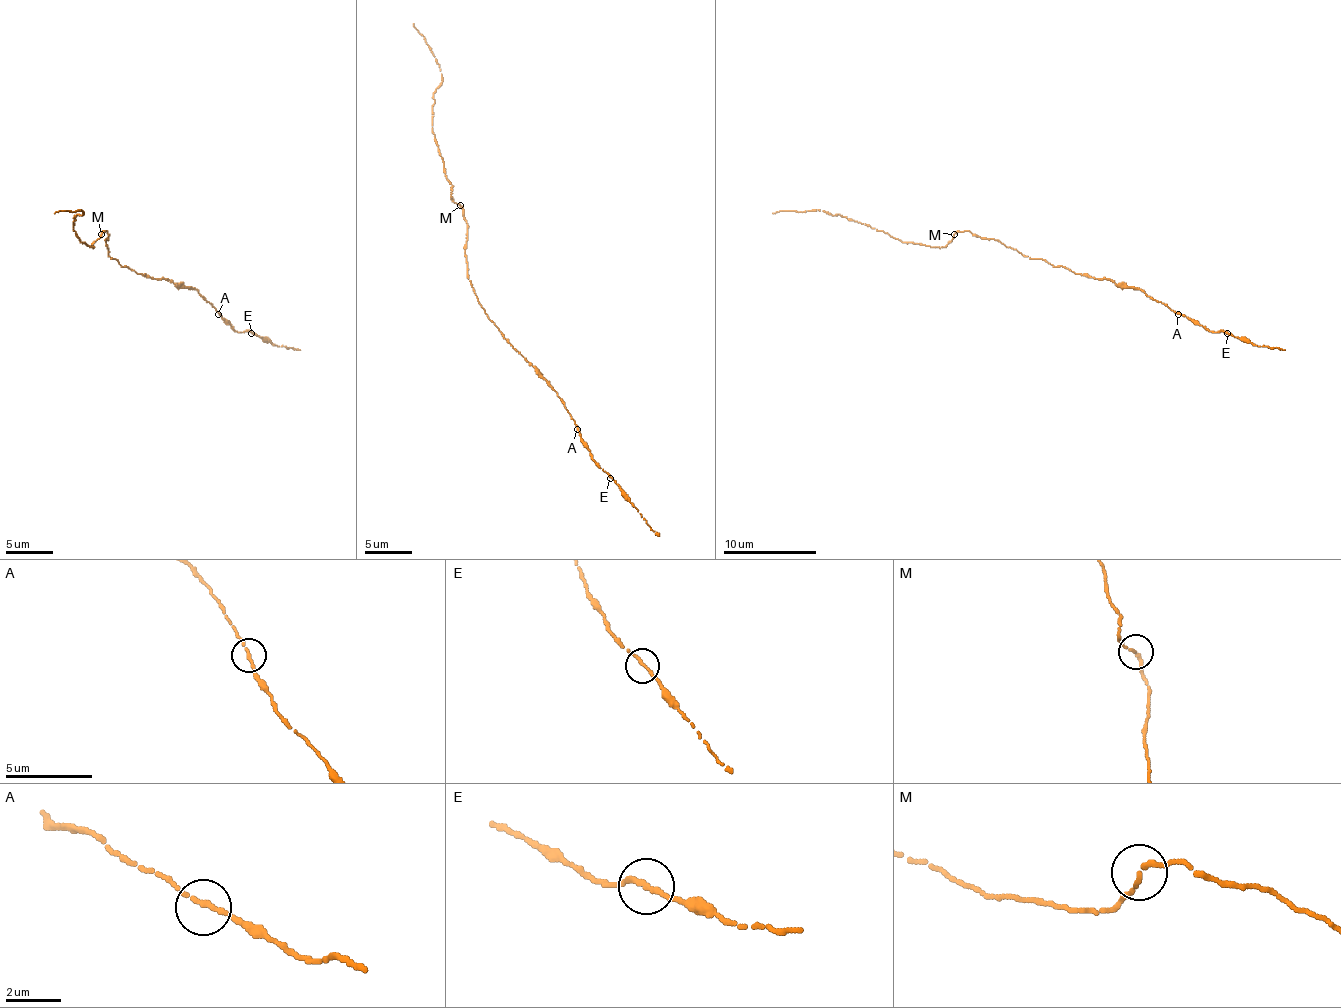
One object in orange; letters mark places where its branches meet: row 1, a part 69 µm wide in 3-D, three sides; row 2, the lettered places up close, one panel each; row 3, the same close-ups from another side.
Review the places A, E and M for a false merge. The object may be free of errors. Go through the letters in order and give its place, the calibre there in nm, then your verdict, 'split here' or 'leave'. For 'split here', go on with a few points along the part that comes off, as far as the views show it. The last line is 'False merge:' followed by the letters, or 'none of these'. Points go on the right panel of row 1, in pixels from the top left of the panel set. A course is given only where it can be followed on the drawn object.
A: (1178, 314) | 180 nm | leave
E: (1227, 333) | 190 nm | leave
M: (954, 234) | 190 nm | leave
False merge: none of these

